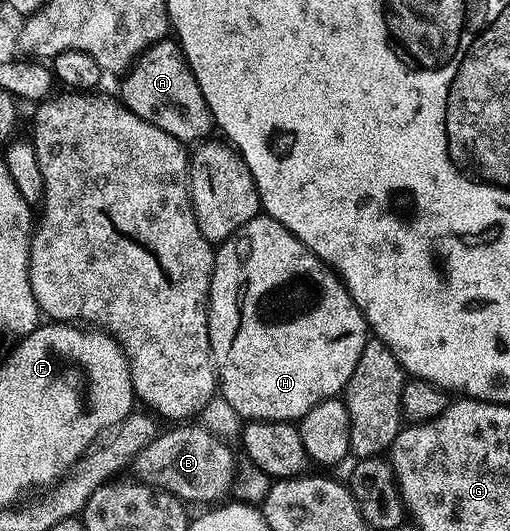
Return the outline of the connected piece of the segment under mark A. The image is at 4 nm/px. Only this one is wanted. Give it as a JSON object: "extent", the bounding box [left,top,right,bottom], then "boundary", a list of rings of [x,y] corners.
{"extent":[118,38,213,142],"boundary":[[[165,38],[148,47],[136,59],[136,63],[123,73],[121,80],[124,81],[121,82],[118,93],[120,103],[138,114],[138,118],[158,126],[158,130],[166,130],[166,134],[182,142],[203,141],[211,133],[208,131],[213,131],[210,106],[206,106],[206,98],[202,98],[198,78],[194,78],[184,51],[175,39]]]}

